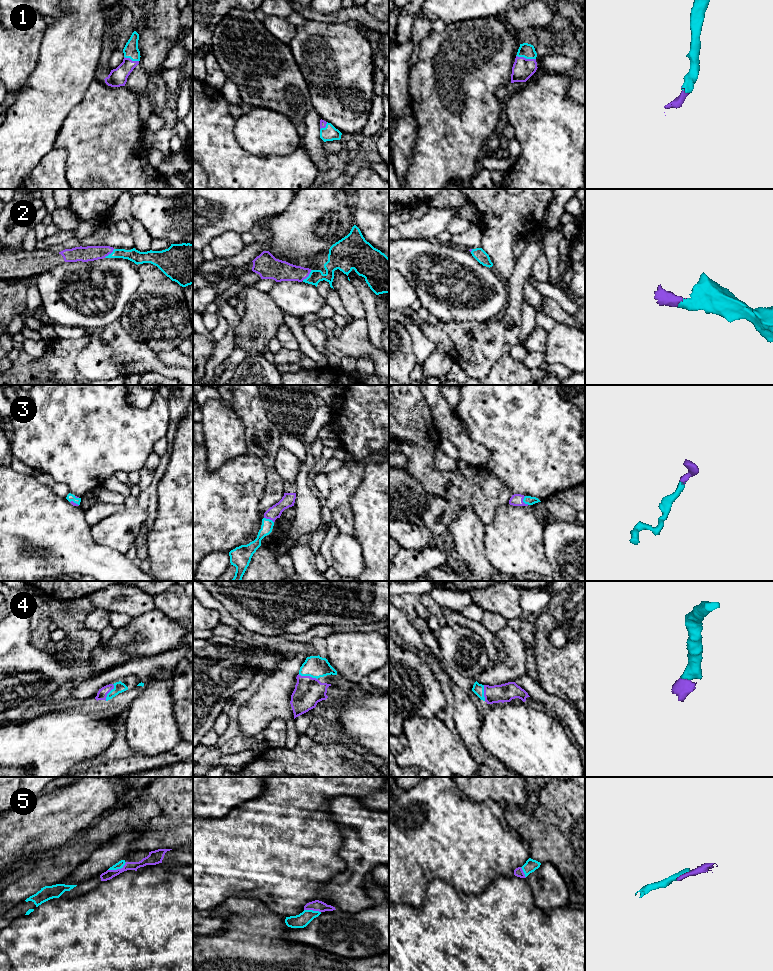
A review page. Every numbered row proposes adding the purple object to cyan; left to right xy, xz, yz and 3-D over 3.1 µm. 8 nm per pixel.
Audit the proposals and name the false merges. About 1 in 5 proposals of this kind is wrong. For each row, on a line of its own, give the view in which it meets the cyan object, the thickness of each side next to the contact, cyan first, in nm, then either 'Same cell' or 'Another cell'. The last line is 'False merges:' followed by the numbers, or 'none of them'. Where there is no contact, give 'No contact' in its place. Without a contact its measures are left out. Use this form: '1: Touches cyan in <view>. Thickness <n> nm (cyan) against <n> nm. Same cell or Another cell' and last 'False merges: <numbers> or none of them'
1: Touches cyan in yz. Thickness 120 nm (cyan) against 170 nm. Same cell
2: Touches cyan in xz. Thickness 130 nm (cyan) against 170 nm. Same cell
3: Touches cyan in yz. Thickness 70 nm (cyan) against 100 nm. Same cell
4: Touches cyan in xz. Thickness 180 nm (cyan) against 220 nm. Same cell
5: Touches cyan in xy. Thickness 60 nm (cyan) against 80 nm. Same cell
False merges: none of them

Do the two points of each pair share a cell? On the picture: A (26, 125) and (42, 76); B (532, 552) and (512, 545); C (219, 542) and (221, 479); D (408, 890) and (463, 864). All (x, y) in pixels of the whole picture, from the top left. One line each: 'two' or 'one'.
A: one
B: one
C: one
D: one

